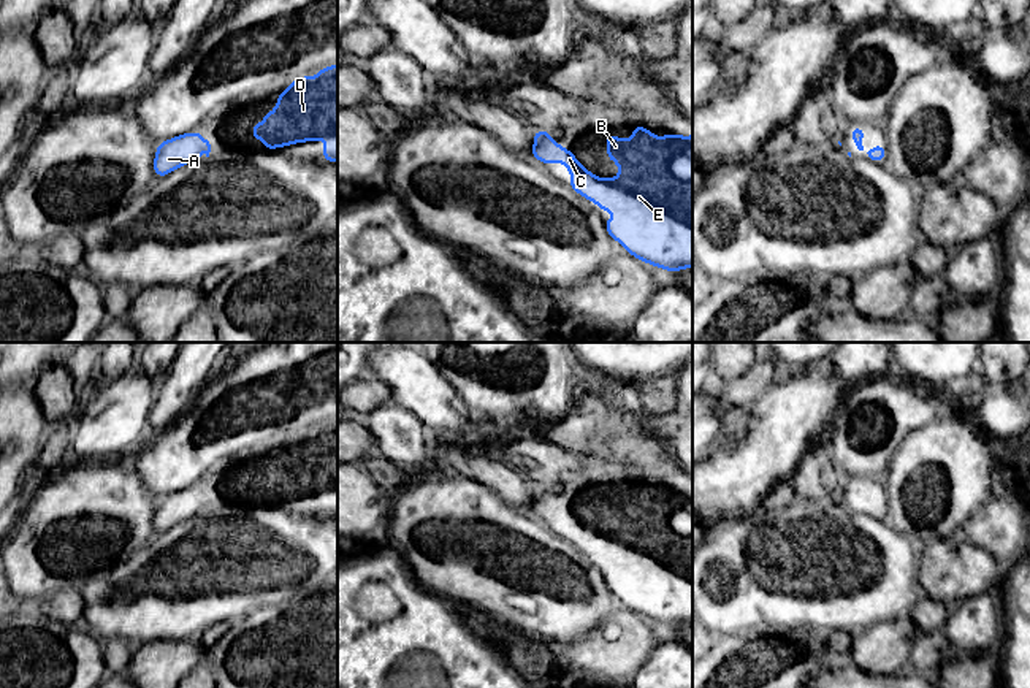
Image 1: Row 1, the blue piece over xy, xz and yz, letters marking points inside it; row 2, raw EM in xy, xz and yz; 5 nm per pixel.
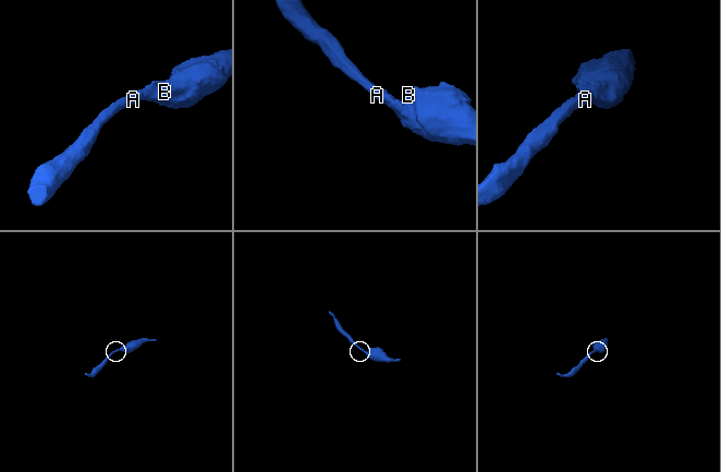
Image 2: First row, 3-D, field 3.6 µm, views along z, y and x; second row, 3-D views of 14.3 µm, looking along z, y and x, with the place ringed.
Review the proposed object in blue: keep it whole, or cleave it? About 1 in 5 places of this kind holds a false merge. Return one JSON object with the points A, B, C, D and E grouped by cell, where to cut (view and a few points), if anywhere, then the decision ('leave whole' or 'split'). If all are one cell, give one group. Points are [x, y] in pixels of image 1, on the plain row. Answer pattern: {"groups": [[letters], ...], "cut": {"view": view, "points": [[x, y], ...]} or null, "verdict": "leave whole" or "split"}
{"groups": [["A", "B", "C", "D", "E"]], "cut": null, "verdict": "leave whole"}

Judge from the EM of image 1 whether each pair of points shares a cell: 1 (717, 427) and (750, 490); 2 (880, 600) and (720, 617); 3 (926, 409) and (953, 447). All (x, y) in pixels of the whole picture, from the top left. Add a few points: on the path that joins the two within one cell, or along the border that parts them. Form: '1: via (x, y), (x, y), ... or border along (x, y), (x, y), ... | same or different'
1: border along (747, 435), (721, 439), (709, 455) | different
2: via (840, 603), (827, 606), (759, 606) | same
3: border along (934, 419), (913, 428), (905, 436) | different

